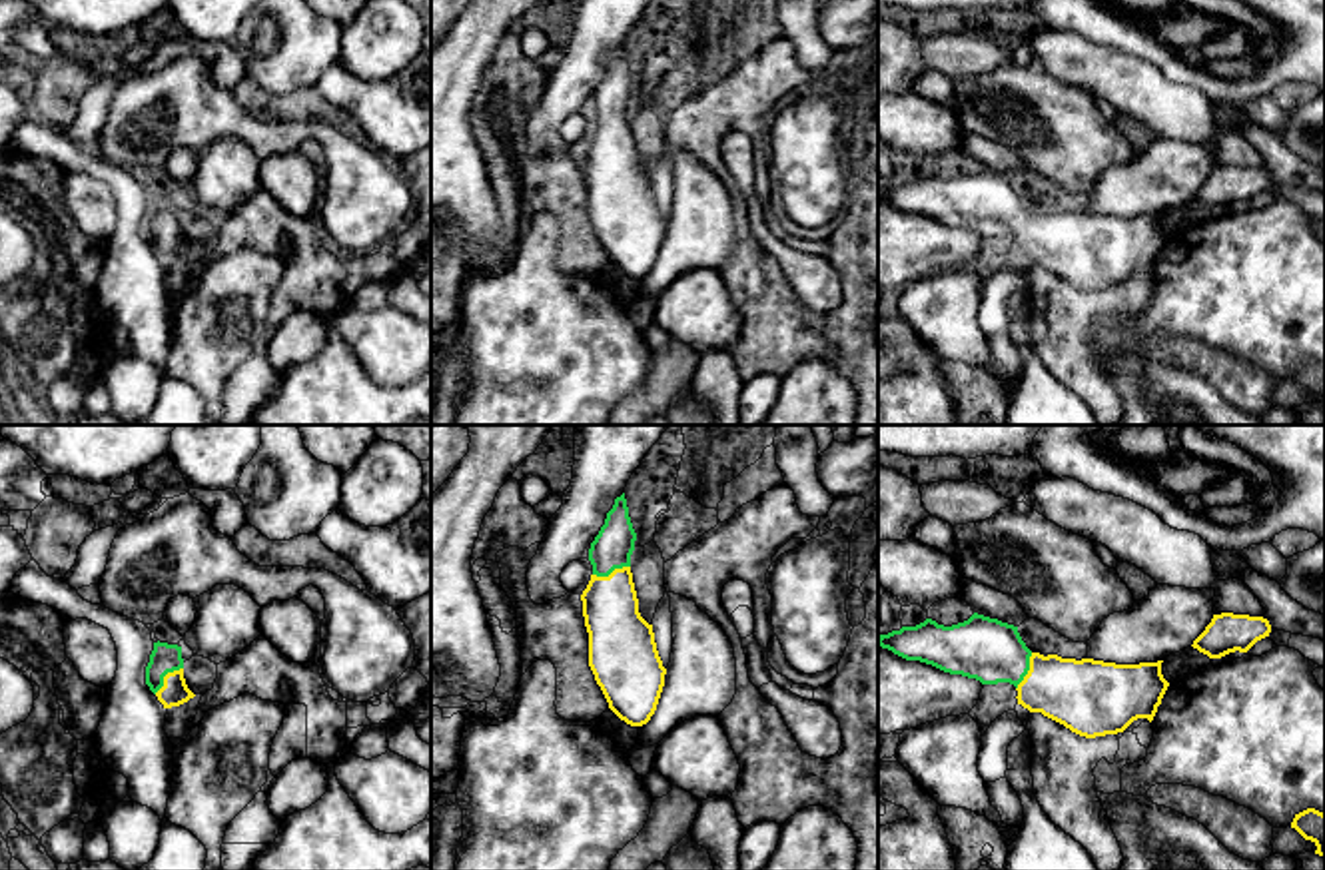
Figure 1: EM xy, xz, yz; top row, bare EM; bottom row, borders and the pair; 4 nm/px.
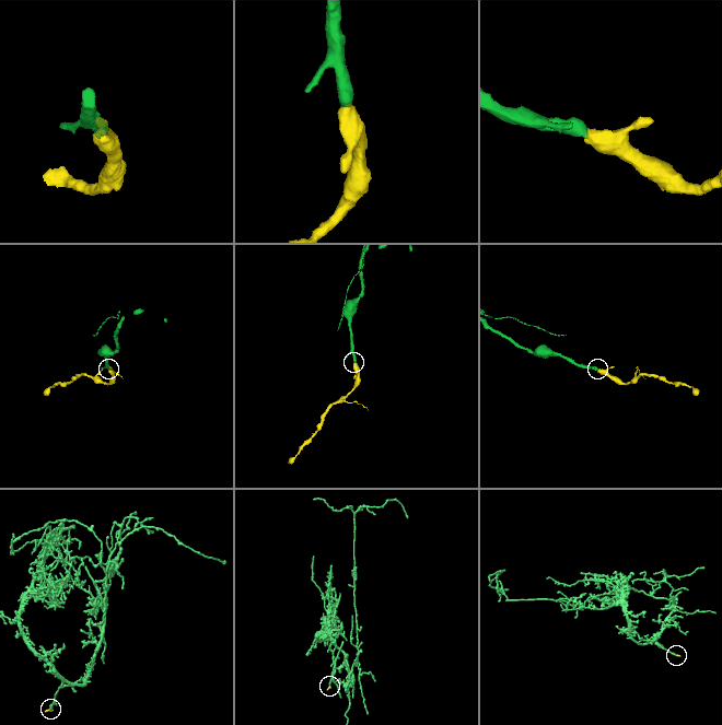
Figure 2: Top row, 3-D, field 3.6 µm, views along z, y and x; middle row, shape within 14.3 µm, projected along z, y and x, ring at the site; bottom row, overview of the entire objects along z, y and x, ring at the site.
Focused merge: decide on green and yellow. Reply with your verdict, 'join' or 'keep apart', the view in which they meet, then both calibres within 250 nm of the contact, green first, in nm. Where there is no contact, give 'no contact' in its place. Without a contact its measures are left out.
join; contact in xz; calibres 160 and 240 nm

